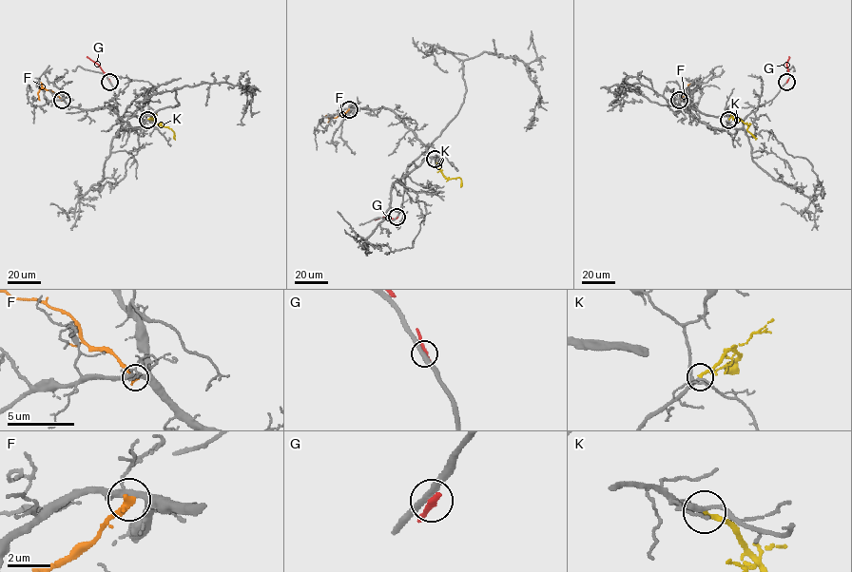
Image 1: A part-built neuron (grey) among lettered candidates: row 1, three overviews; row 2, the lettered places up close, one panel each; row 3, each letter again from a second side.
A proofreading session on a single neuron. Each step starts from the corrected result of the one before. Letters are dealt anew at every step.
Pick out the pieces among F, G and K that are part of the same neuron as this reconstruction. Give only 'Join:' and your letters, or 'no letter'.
Join: K

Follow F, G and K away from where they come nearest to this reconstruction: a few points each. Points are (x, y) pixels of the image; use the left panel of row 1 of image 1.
F: (62, 100), (44, 88), (37, 93), (40, 100)
G: (109, 82), (97, 64), (87, 57)
K: (147, 120), (151, 117), (159, 125), (168, 127), (174, 132), (173, 139)

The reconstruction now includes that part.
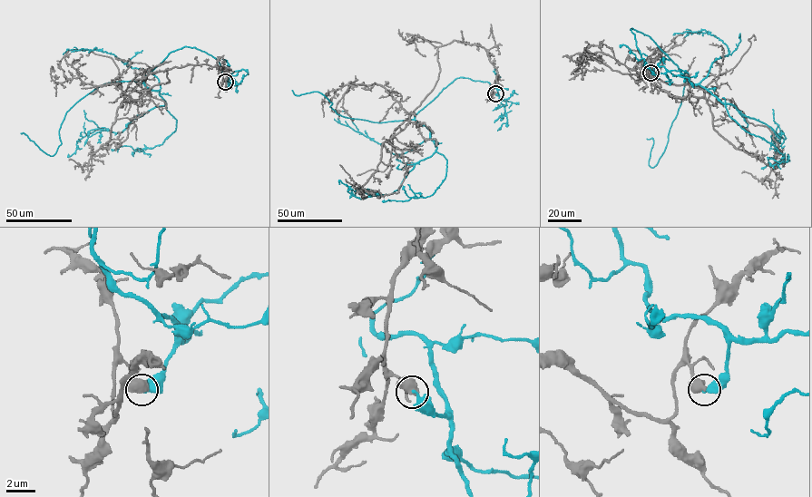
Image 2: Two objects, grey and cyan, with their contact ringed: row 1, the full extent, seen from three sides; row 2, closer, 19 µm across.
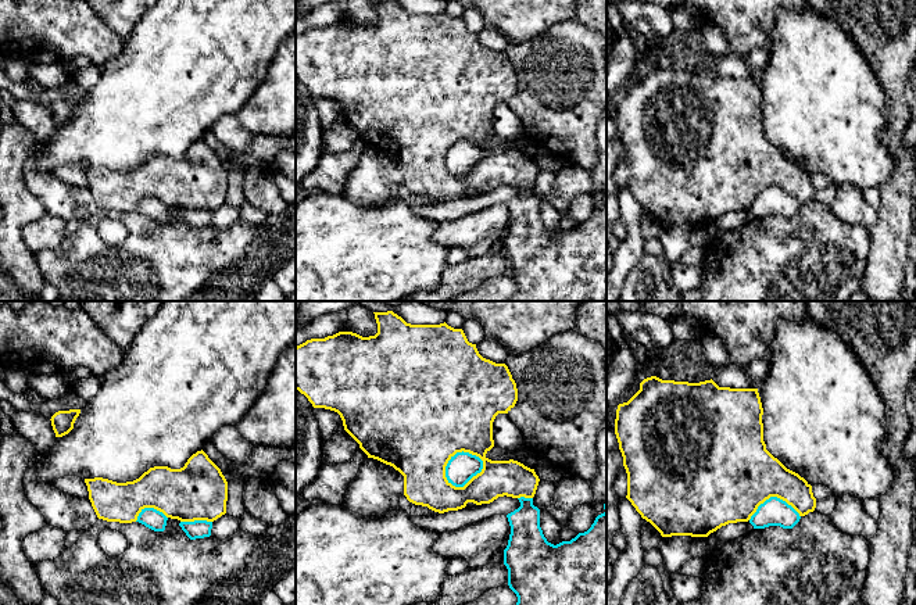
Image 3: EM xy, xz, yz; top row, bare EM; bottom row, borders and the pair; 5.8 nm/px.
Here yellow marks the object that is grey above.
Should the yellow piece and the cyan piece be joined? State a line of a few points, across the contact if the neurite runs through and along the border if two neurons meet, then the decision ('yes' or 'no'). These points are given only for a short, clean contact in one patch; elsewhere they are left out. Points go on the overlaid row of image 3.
no

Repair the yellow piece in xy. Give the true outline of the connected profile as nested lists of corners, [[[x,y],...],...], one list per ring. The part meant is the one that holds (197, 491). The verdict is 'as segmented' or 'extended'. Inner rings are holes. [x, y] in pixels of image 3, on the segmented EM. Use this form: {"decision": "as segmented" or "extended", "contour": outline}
{"decision": "as segmented", "contour": [[[203,450],[193,454],[180,469],[154,466],[133,482],[117,483],[94,477],[85,479],[85,483],[97,518],[107,522],[136,522],[144,508],[154,508],[180,522],[214,522],[226,513],[228,482]]]}

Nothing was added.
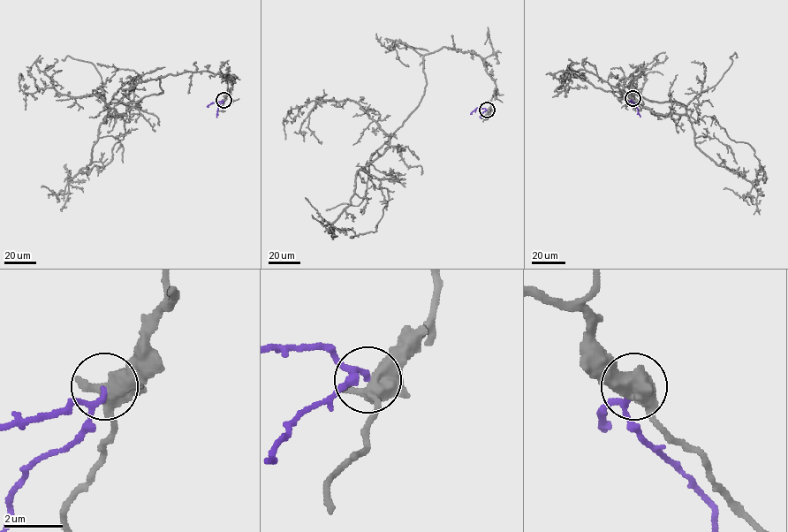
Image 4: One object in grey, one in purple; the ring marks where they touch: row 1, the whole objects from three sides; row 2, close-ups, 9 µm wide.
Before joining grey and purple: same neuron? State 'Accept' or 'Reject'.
Reject

